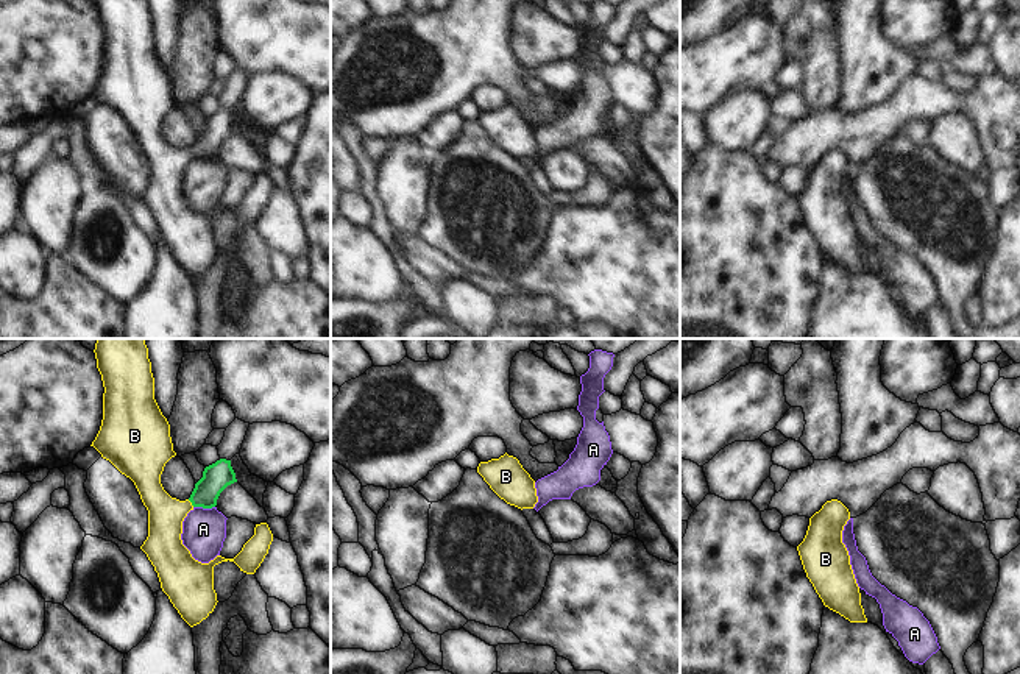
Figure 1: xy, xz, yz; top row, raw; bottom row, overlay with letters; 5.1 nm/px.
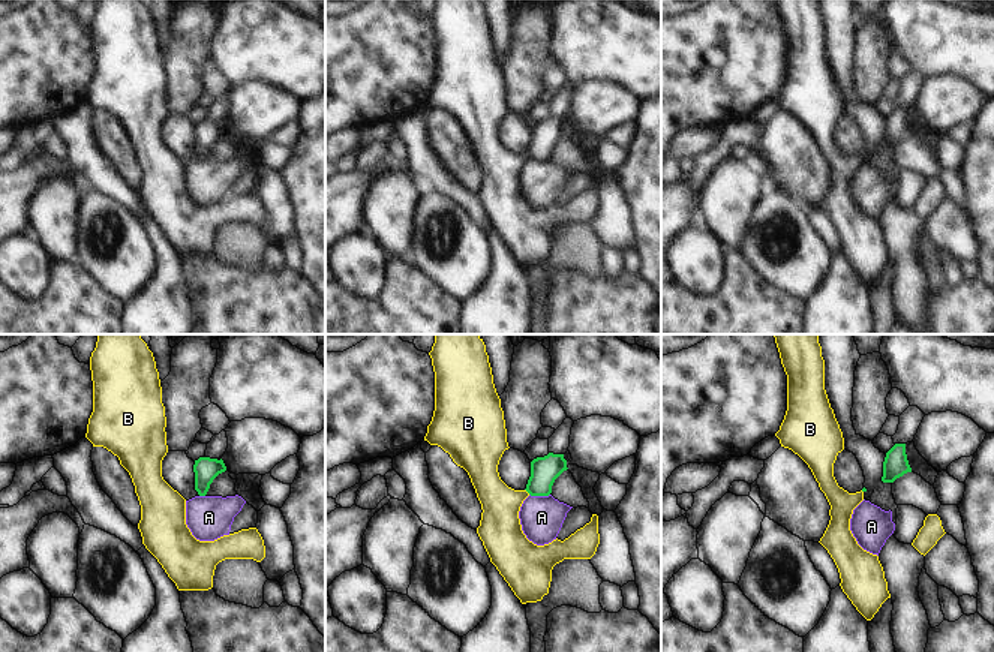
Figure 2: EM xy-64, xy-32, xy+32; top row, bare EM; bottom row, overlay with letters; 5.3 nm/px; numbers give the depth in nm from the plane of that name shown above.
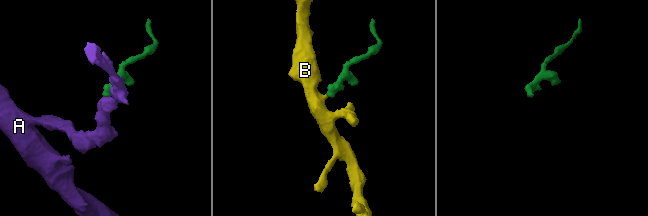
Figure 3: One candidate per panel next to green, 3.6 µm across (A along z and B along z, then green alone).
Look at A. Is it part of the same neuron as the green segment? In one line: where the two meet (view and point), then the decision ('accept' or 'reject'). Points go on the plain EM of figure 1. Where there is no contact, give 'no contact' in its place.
meets green in xy at (205, 158); reject

